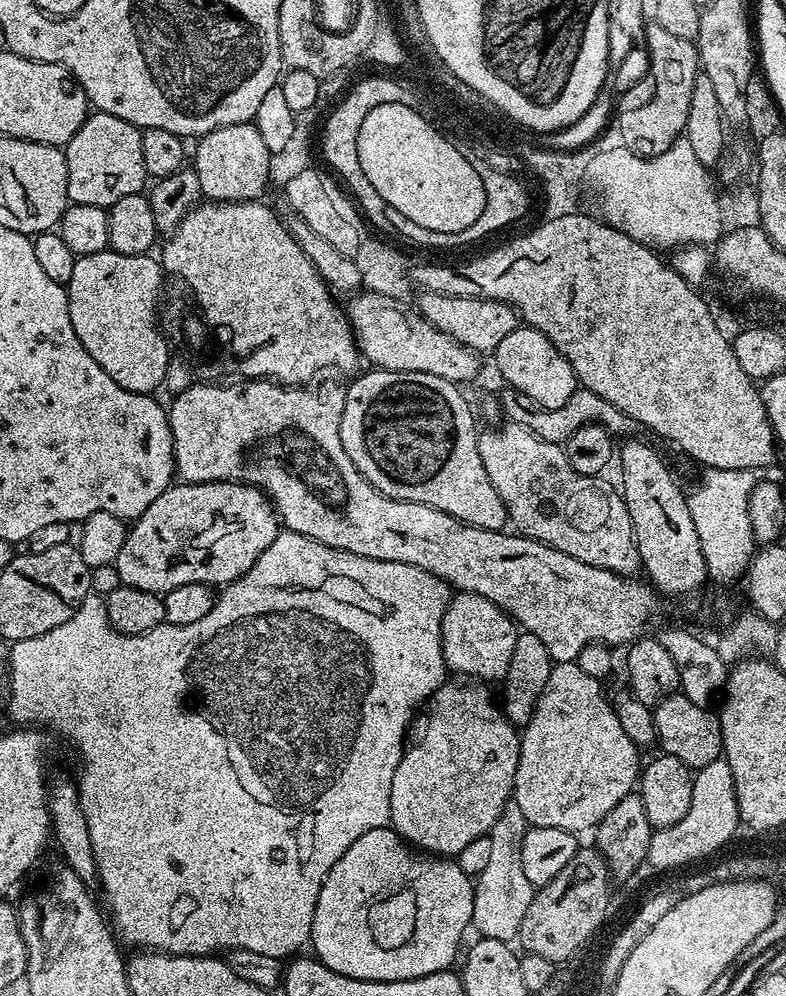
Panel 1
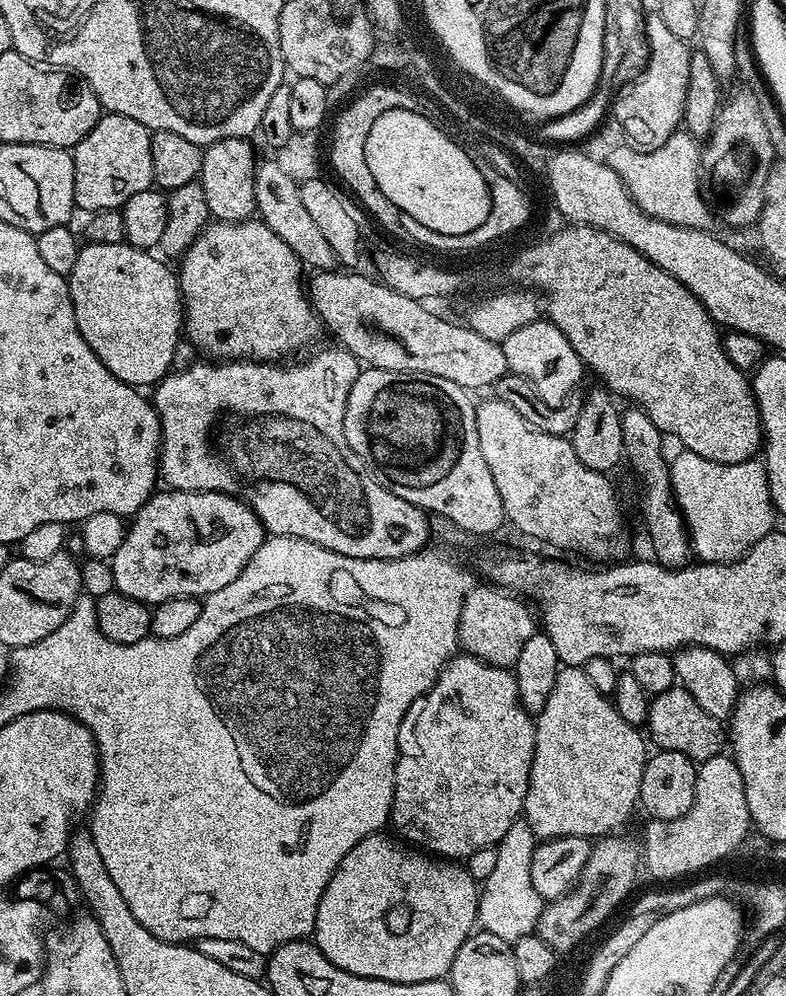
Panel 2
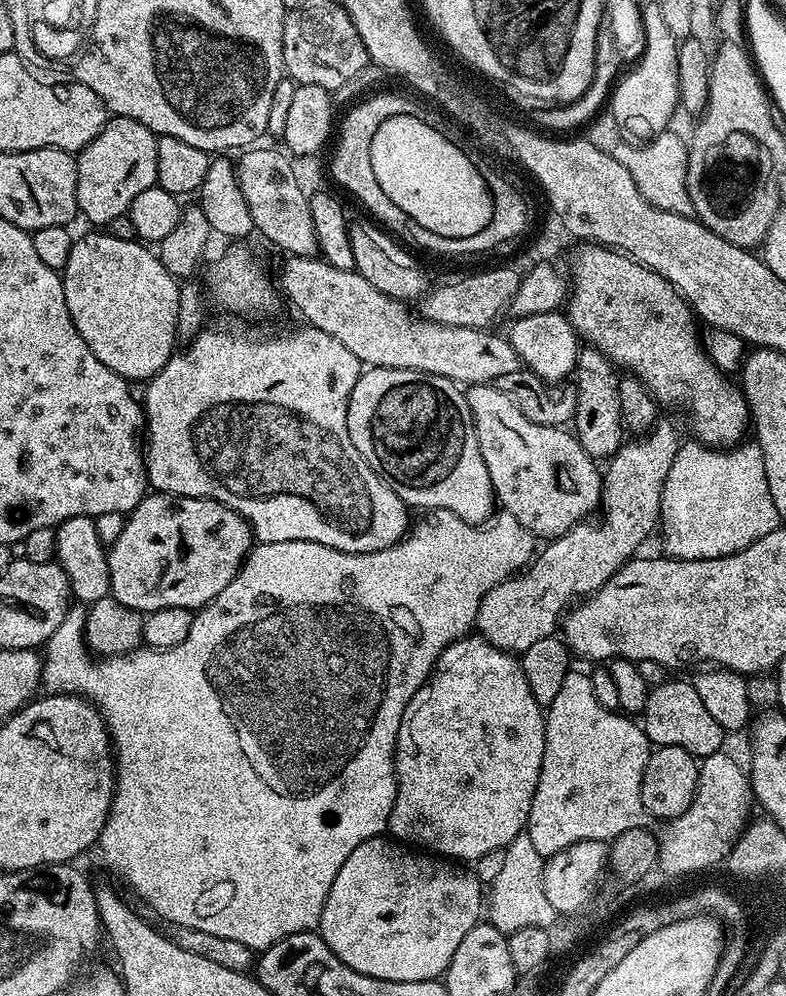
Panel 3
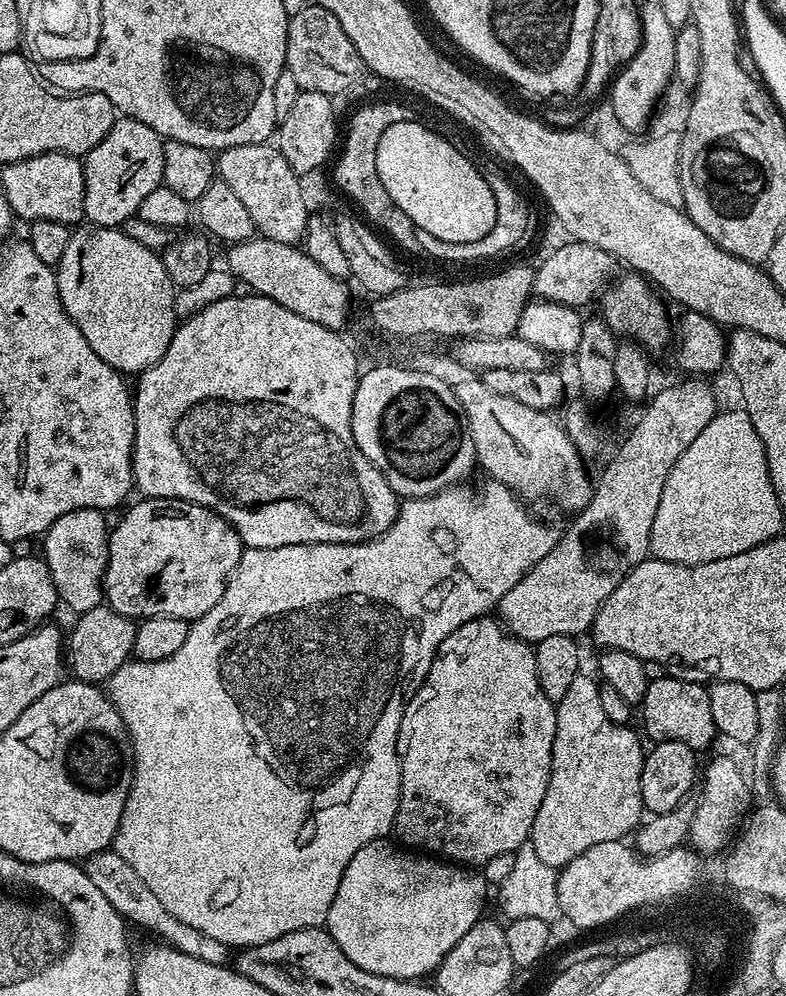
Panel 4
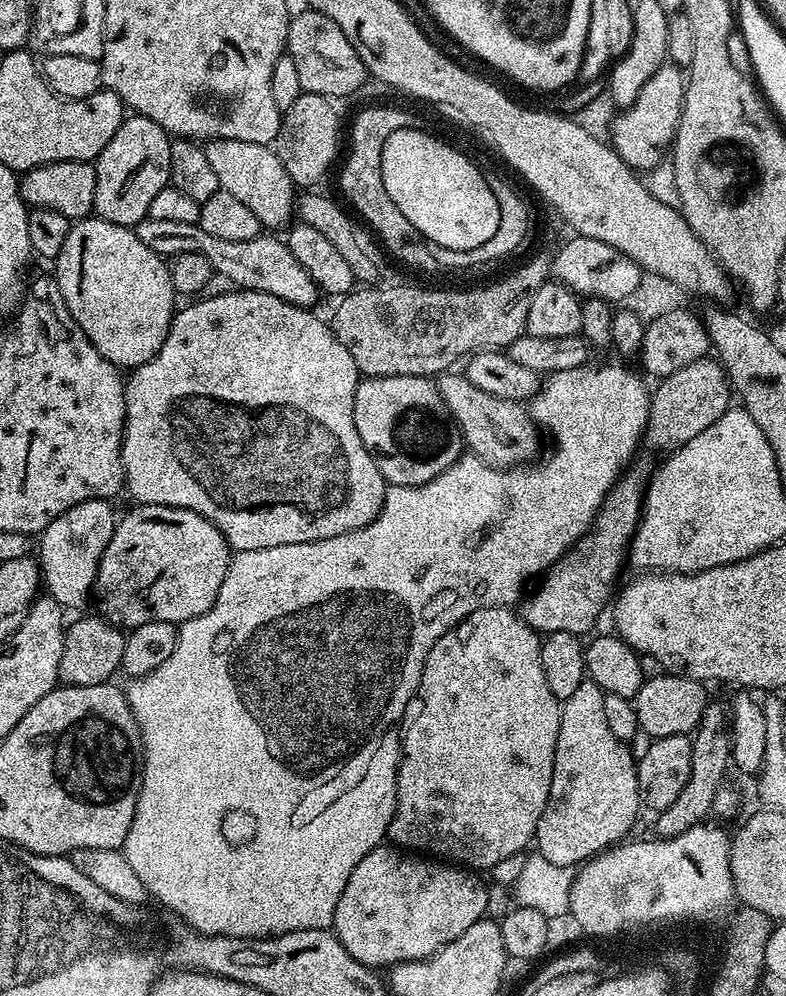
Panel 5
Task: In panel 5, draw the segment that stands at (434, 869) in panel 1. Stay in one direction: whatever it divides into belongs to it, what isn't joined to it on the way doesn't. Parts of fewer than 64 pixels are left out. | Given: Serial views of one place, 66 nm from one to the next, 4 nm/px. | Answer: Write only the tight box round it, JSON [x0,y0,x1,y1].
[332,846,489,970]

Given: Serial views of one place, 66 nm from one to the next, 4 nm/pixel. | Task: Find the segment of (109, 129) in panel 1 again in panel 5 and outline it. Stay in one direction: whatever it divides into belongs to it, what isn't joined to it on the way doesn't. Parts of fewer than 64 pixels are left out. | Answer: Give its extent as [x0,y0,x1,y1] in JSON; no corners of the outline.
[93,115,170,228]

